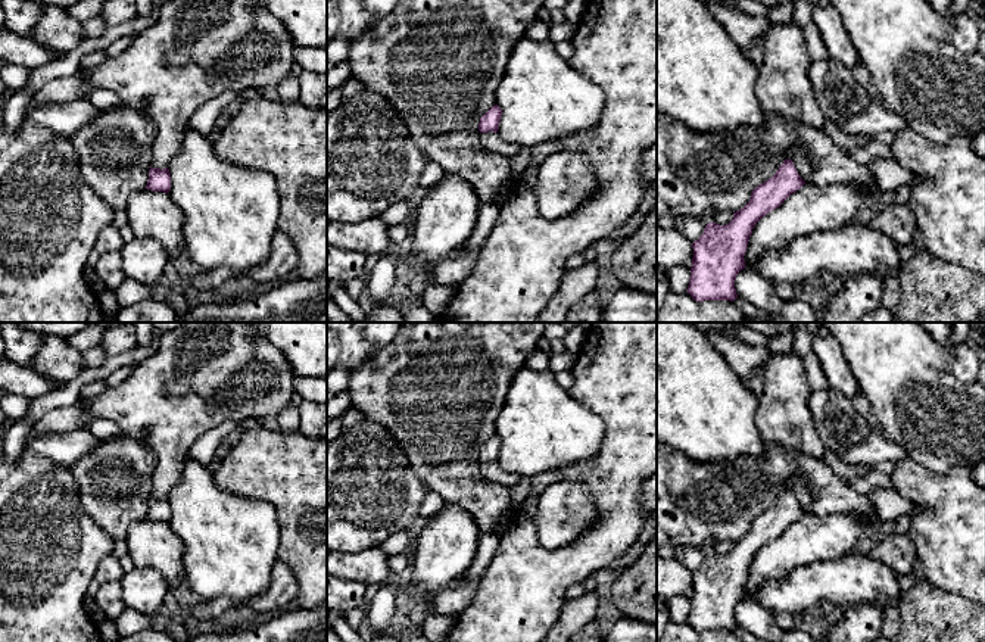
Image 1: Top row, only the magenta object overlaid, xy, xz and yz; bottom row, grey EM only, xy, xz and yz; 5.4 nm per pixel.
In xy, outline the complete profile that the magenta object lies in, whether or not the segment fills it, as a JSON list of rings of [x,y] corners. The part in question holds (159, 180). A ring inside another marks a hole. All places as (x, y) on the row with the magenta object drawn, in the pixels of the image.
[[[169,0],[160,7],[156,24],[134,35],[128,50],[116,57],[107,57],[96,68],[84,69],[84,77],[88,91],[109,88],[119,96],[122,106],[138,110],[155,122],[158,135],[146,188],[169,193],[168,166],[181,150],[190,116],[222,93],[246,96],[249,91],[256,93],[266,85],[278,85],[296,71],[293,60],[296,49],[297,46],[283,24],[274,15],[258,7],[255,0]]]

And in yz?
[[[798,143],[791,149],[791,158],[785,159],[776,174],[757,186],[749,202],[739,211],[733,212],[733,218],[726,225],[710,222],[705,225],[702,236],[692,243],[693,258],[691,267],[691,278],[688,293],[696,302],[704,300],[730,300],[738,294],[735,289],[736,275],[745,268],[745,252],[755,224],[773,209],[779,208],[792,193],[808,183],[811,163],[805,153],[804,144]]]

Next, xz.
[[[498,105],[492,106],[479,122],[479,131],[480,131],[480,143],[481,146],[492,153],[512,158],[518,155],[521,146],[517,143],[505,141],[499,137],[499,122],[501,122],[502,110]]]

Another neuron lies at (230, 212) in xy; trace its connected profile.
[[[190,125],[168,169],[168,194],[184,214],[186,252],[193,262],[205,269],[225,267],[233,278],[249,278],[249,271],[268,259],[277,231],[280,197],[275,178],[266,171],[224,160],[208,135]]]

